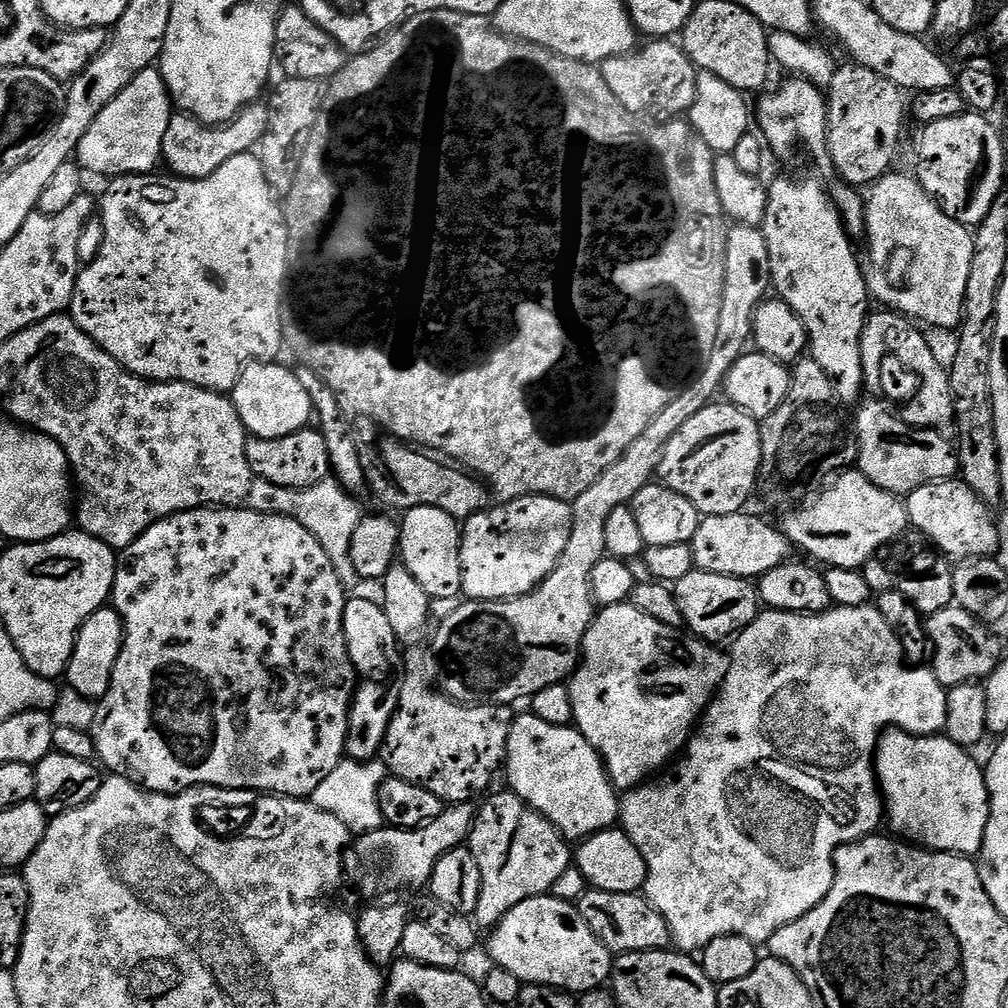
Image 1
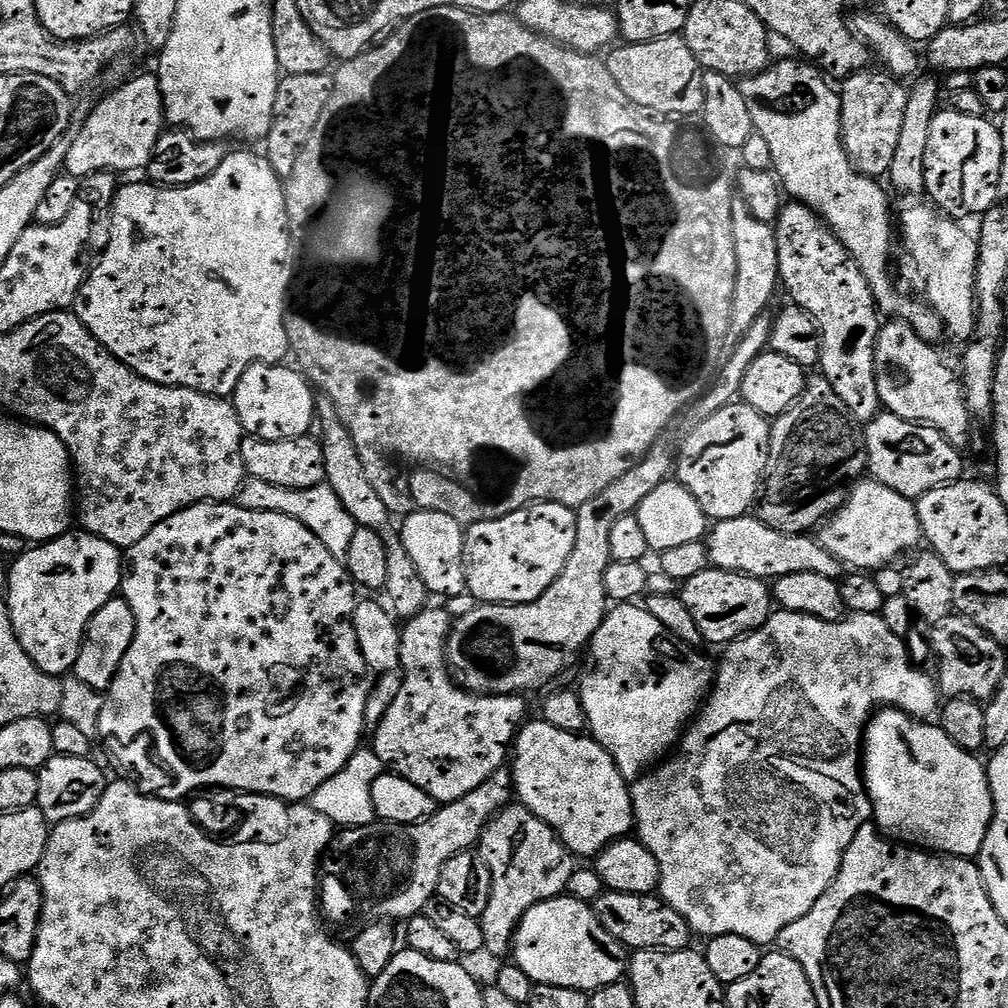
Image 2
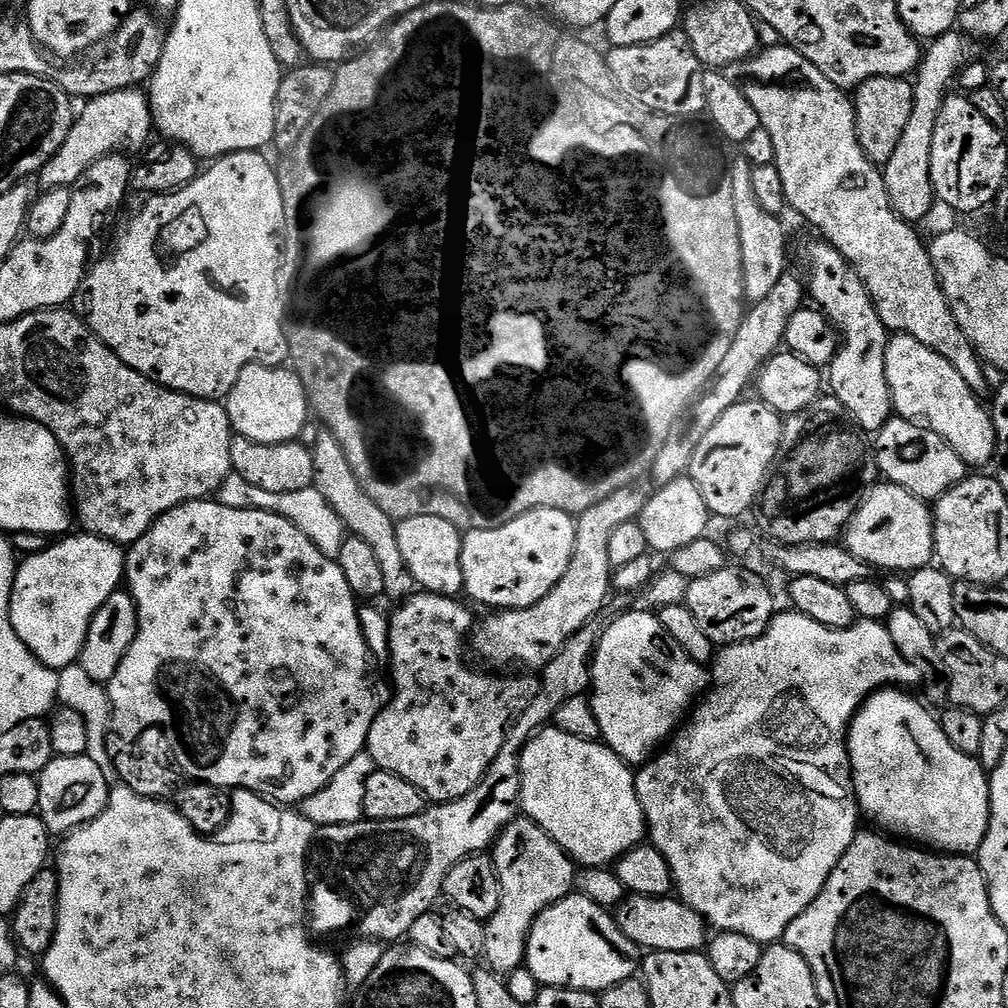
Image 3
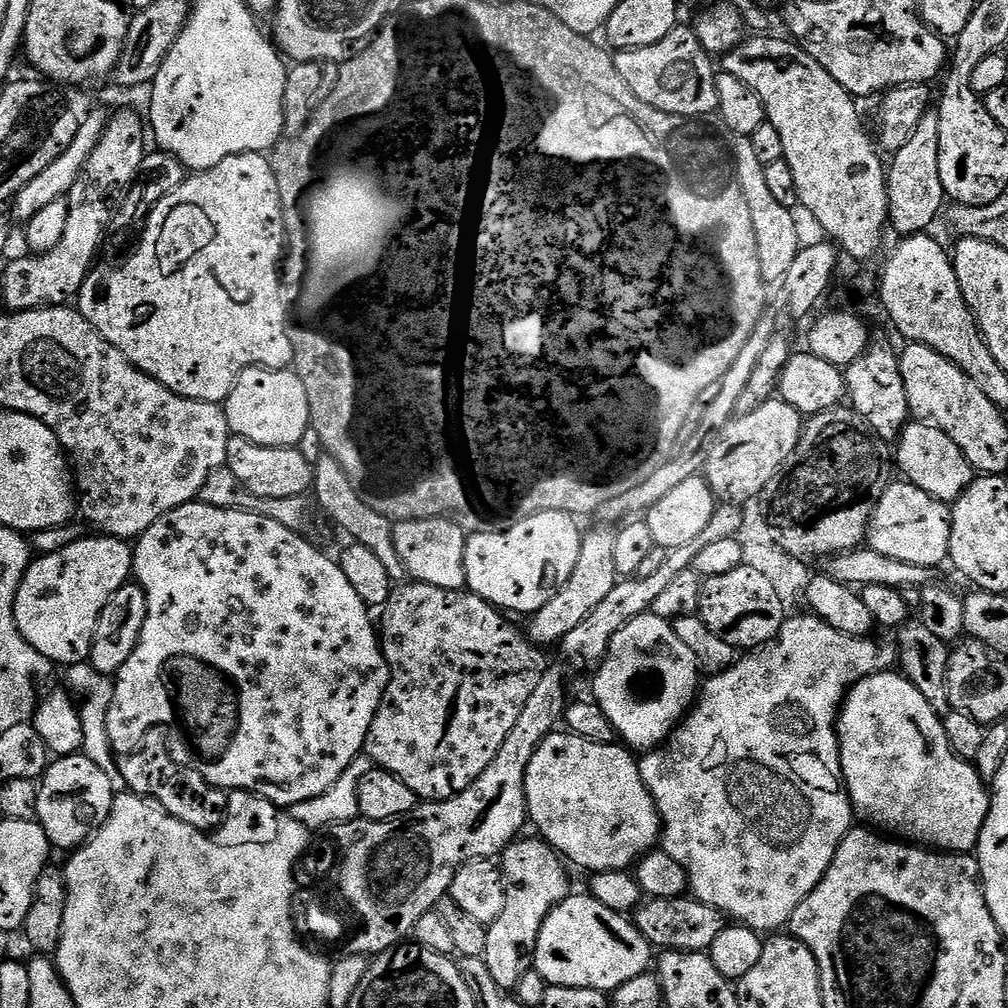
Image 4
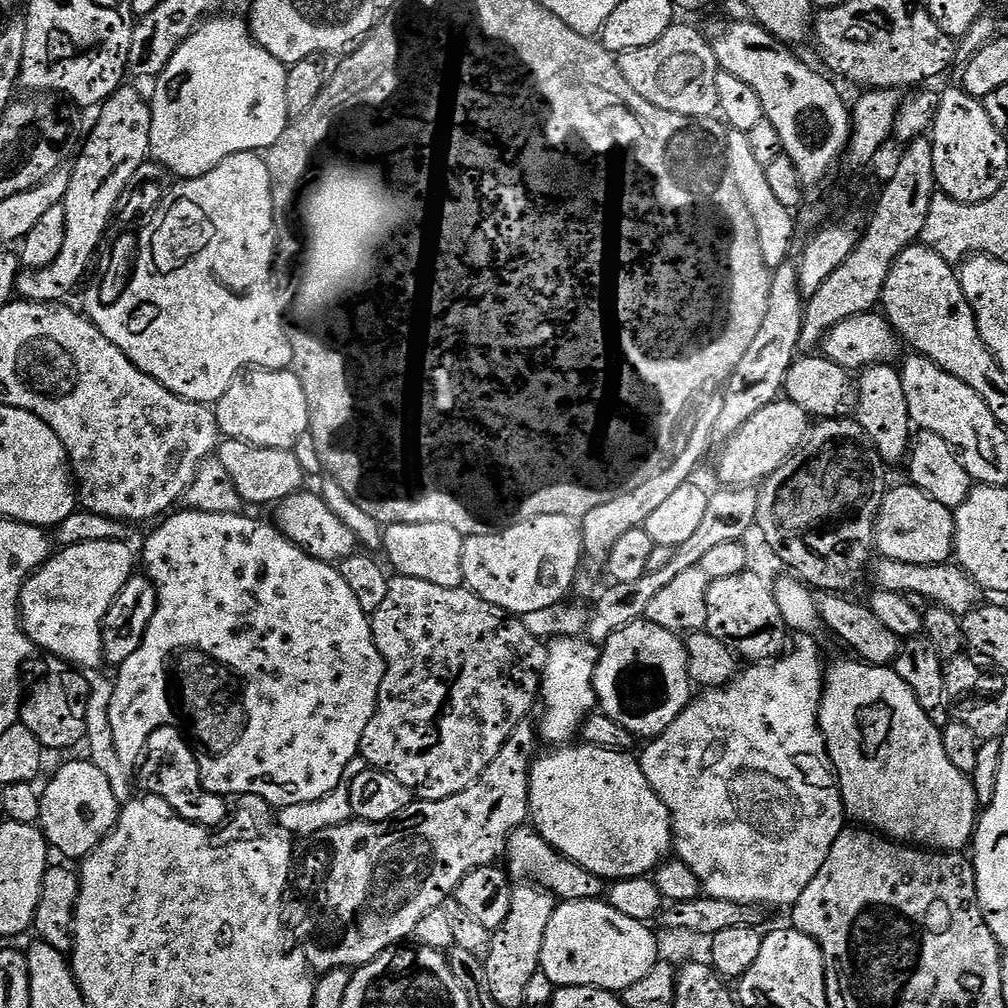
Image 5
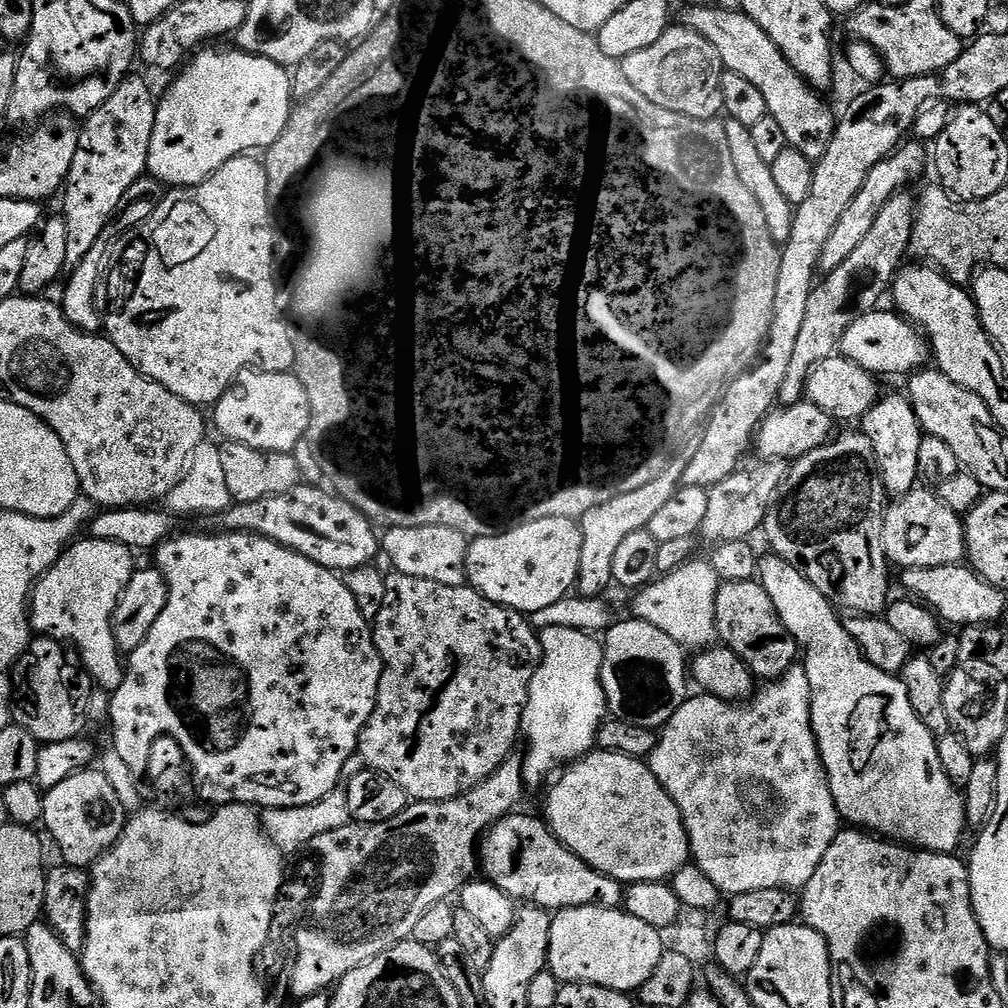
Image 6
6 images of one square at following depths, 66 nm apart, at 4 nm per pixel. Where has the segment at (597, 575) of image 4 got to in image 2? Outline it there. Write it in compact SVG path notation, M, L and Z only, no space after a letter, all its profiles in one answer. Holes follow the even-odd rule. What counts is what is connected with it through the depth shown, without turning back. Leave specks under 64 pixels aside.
M661 438L657 440L656 445L650 449L648 455L635 464L629 472L622 474L622 478L618 478L618 482L610 482L610 486L606 486L606 490L602 490L602 494L598 494L594 498L590 498L590 502L586 502L581 508L576 509L576 545L570 554L570 558L566 562L566 566L562 570L560 577L553 582L550 590L546 590L546 594L542 594L542 598L538 598L529 604L486 604L481 603L480 608L472 608L469 612L464 612L459 617L458 615L452 621L452 628L448 632L448 650L446 659L448 667L451 671L453 680L461 688L467 689L468 692L477 692L480 696L515 696L517 694L529 694L535 688L544 688L564 667L568 664L568 659L575 652L583 653L589 647L592 635L600 629L604 617L610 608L610 601L606 590L604 589L604 575L608 569L608 565L612 563L612 555L610 554L610 529L613 528L614 522L618 522L618 518L630 516L635 513L637 506L642 502L642 498L648 497L657 486L662 486L662 482L670 479L674 472L674 454L672 450L668 450L667 439Z

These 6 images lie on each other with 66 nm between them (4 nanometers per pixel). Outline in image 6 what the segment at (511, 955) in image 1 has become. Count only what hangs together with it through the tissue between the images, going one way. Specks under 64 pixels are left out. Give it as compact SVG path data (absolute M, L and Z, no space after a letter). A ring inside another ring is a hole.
M598 906L566 908L552 918L547 971L553 972L561 984L593 984L632 994L654 974L654 970L658 970L664 953L660 929L646 926L642 918L634 918L626 910Z

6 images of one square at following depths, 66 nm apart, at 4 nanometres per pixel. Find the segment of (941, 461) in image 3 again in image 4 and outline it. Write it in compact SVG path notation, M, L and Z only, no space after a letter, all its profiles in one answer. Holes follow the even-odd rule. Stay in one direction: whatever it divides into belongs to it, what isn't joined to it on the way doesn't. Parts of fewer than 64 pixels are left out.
M909 422L905 424L895 441L896 464L907 483L918 486L918 490L926 490L936 500L954 502L971 486L974 470L970 462L966 462L966 454L941 428L930 423Z

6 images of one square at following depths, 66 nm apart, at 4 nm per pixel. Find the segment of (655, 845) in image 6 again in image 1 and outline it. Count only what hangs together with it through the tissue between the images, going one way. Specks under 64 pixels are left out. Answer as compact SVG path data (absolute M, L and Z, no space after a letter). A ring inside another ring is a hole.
M517 715L508 739L506 772L507 768L507 787L541 812L569 841L586 840L620 819L618 789L596 748L575 727L550 726L537 716Z

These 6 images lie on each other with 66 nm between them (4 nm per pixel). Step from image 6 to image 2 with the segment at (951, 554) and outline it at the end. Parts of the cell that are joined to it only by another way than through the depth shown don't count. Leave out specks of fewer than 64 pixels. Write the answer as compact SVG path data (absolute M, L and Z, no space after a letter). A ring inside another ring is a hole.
M864 478L849 491L848 499L831 519L820 525L818 539L841 564L856 570L876 570L872 568L898 559L903 552L921 543L922 533L913 501L890 490L890 486Z

